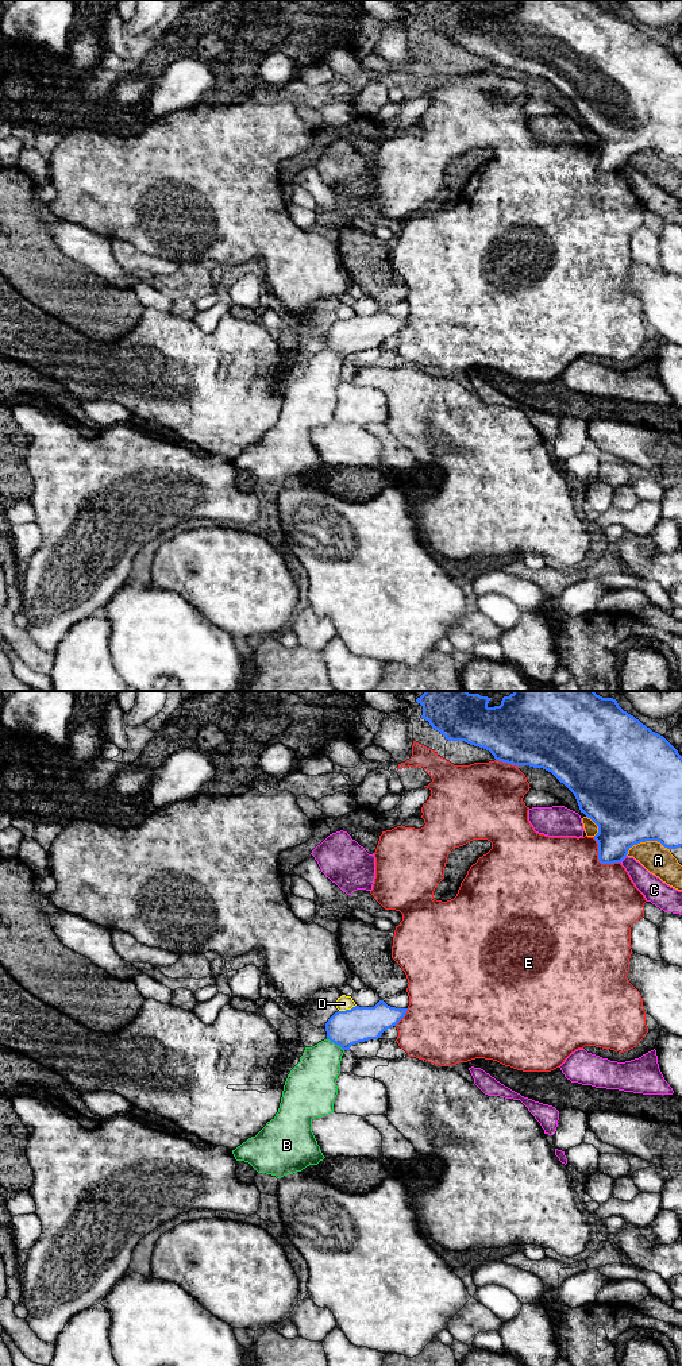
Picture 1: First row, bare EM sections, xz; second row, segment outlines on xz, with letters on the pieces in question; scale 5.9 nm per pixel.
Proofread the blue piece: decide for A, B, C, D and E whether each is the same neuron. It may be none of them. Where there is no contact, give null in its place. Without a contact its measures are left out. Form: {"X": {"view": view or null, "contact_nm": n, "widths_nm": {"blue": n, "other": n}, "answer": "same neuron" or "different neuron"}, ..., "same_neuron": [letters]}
{"A": {"view": "xz", "contact_nm": 260, "widths_nm": {"blue": 500, "other": 180}, "answer": "different neuron"}, "B": {"view": "xz", "contact_nm": 130, "widths_nm": {"blue": 220, "other": 280}, "answer": "same neuron"}, "C": {"view": "xz", "contact_nm": 60, "widths_nm": {"blue": 340, "other": 140}, "answer": "different neuron"}, "D": {"view": "xz", "contact_nm": 110, "widths_nm": {"blue": 220, "other": 90}, "answer": "different neuron"}, "E": {"view": "xz", "contact_nm": 220, "widths_nm": {"blue": 280, "other": 500}, "answer": "different neuron"}, "same_neuron": ["B"]}

